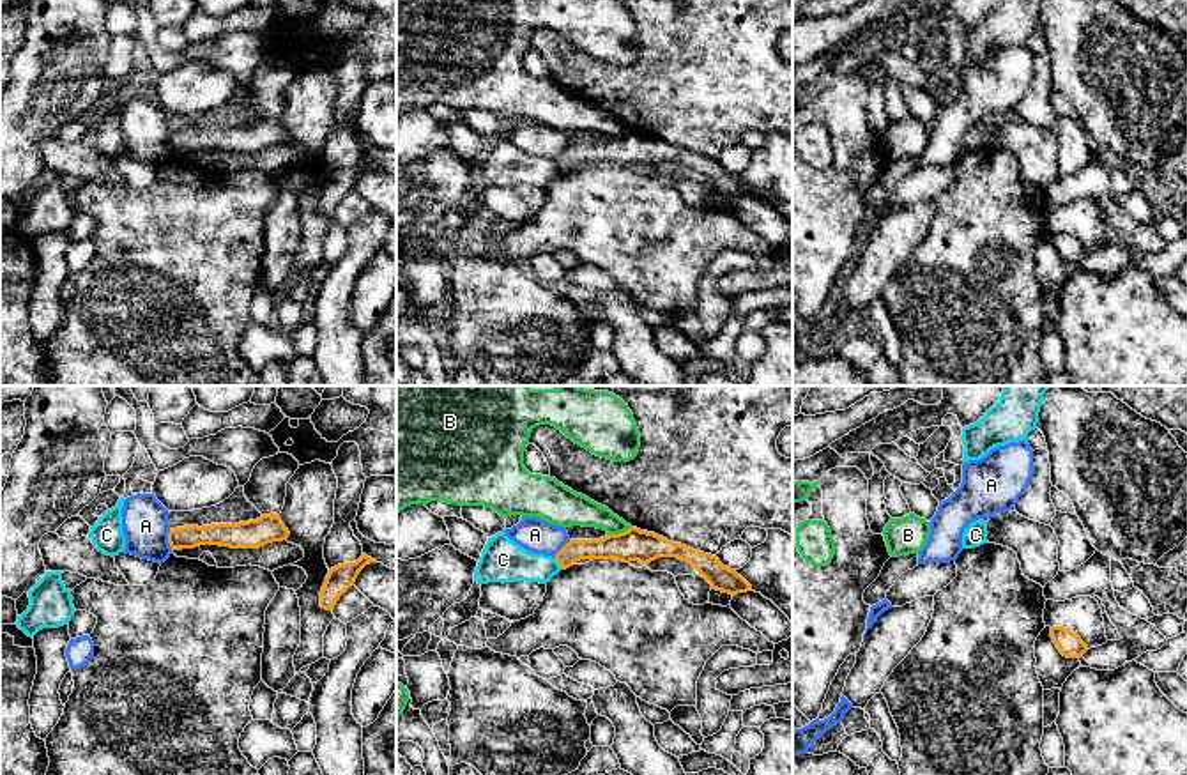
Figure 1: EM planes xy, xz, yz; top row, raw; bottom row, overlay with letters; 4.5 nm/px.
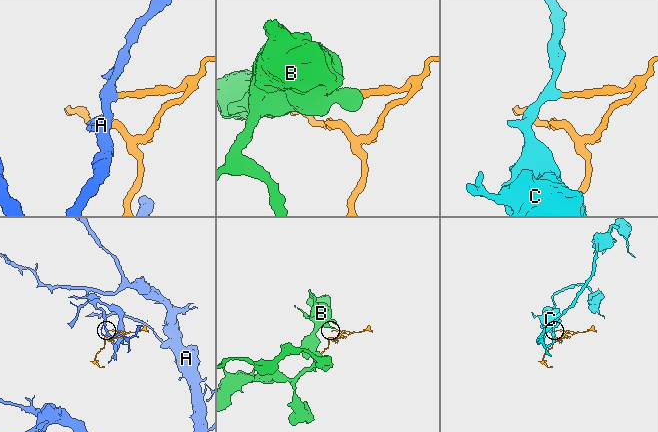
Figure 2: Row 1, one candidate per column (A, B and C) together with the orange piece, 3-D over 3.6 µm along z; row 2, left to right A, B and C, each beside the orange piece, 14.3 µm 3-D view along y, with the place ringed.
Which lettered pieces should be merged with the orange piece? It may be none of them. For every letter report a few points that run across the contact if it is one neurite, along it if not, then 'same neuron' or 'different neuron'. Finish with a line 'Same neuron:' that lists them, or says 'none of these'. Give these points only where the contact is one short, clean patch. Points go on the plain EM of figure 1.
A: different neuron
B: line xz (630, 130), (609, 138); different neuron
C: line xz (554, 161), (561, 172); different neuron
Same neuron: none of these

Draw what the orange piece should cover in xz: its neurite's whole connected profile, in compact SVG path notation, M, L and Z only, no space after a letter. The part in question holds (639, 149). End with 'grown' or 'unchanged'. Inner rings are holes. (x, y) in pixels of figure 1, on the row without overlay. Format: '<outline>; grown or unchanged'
M630 131L619 138L609 138L600 143L570 143L557 157L561 173L570 172L580 163L616 163L623 166L639 165L647 168L658 161L678 161L692 168L702 179L711 193L738 198L752 195L752 189L720 166L716 159L693 154L686 149L669 145L655 136Z; unchanged

